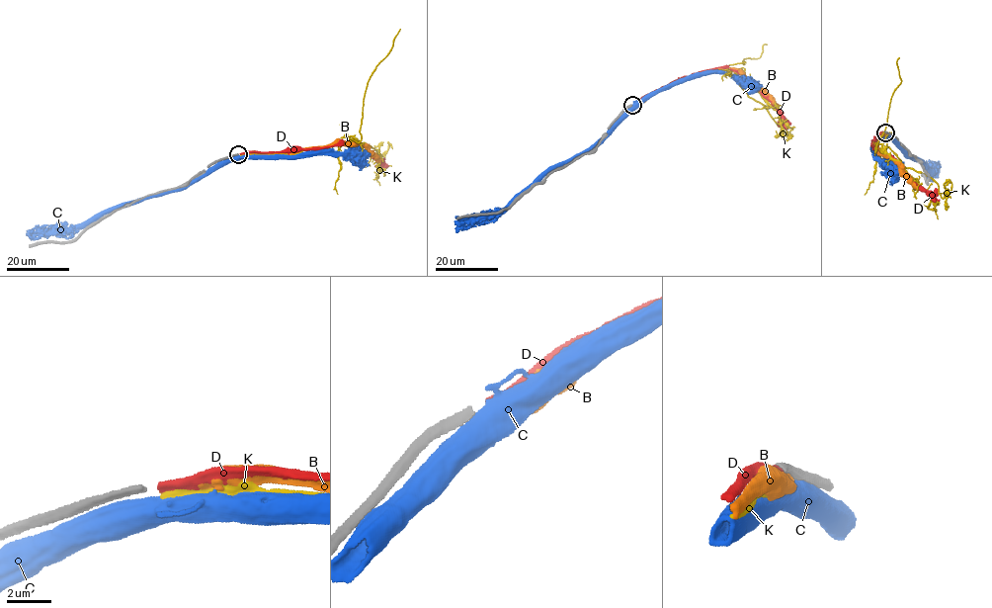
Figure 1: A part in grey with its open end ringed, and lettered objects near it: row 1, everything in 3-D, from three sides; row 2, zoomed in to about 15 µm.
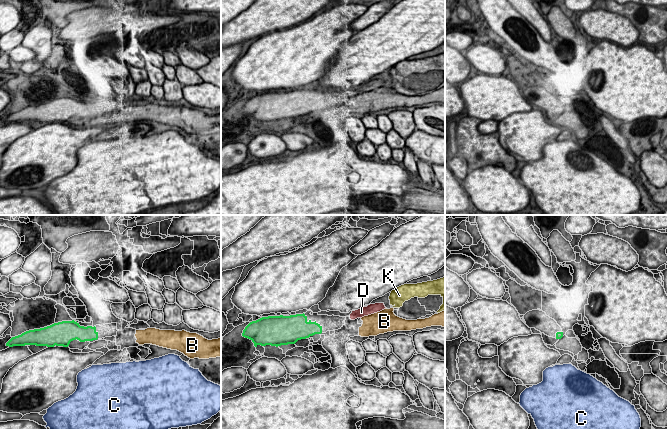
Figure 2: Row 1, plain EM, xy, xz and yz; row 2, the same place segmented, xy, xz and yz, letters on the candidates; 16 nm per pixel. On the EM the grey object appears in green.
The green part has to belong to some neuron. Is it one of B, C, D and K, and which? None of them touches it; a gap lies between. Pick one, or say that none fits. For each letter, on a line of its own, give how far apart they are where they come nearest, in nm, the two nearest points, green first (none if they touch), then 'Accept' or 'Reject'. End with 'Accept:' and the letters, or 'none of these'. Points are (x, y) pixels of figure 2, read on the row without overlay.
B: Distance 600 nm. Across: xy (97, 110), (135, 110). Reject
C: Distance 400 nm. Across: xy (92, 116), (92, 141). Reject
D: Distance 480 nm. Across: xz (321, 102), (350, 94). Accept
K: Distance 1150 nm. Across: xz (321, 102), (390, 80). Reject
Accept: D

